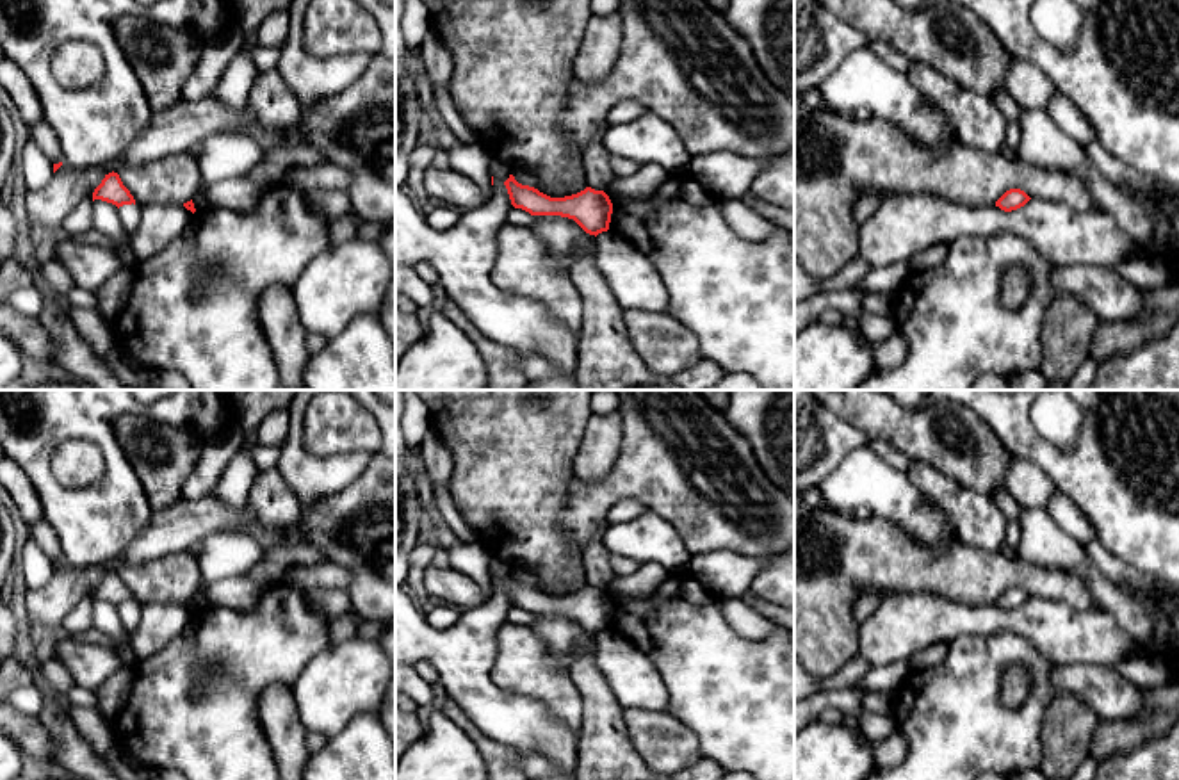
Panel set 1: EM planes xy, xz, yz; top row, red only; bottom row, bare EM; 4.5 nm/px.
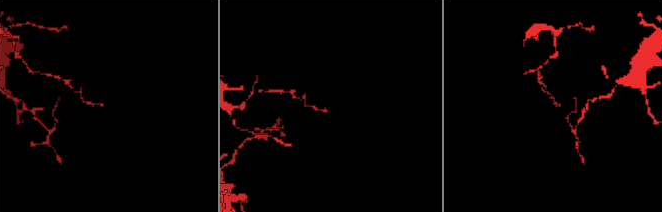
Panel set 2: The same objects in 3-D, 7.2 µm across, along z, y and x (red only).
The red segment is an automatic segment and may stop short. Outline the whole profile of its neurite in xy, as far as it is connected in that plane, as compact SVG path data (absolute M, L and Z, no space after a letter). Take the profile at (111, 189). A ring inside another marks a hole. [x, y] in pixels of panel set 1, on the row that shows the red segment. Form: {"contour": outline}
{"contour": "M114 171L105 175L102 183L94 189L93 201L94 199L102 199L102 201L112 203L118 208L123 207L123 205L132 205L132 203L135 205L134 196L123 185L119 175L114 173Z"}

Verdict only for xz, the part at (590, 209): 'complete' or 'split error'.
complete

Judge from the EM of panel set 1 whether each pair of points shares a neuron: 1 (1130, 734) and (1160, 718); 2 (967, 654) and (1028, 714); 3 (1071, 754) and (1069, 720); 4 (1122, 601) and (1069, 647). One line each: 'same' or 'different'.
1: same
2: same
3: same
4: different

